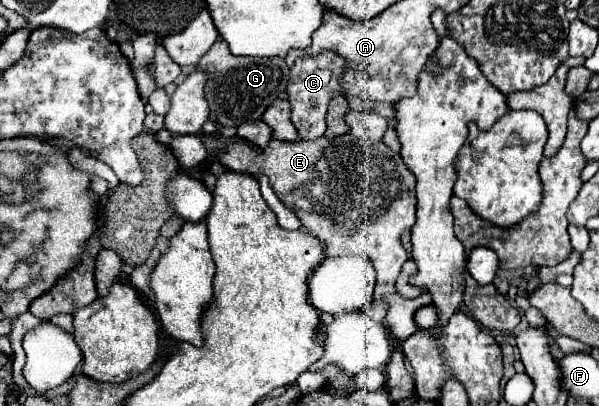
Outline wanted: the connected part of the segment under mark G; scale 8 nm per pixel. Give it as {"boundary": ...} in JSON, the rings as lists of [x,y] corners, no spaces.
{"boundary":[[[217,40],[211,50],[201,56],[197,68],[207,74],[205,98],[209,102],[211,118],[221,126],[233,128],[247,120],[259,120],[265,108],[285,90],[289,80],[289,68],[283,58],[233,56],[225,40]]]}

